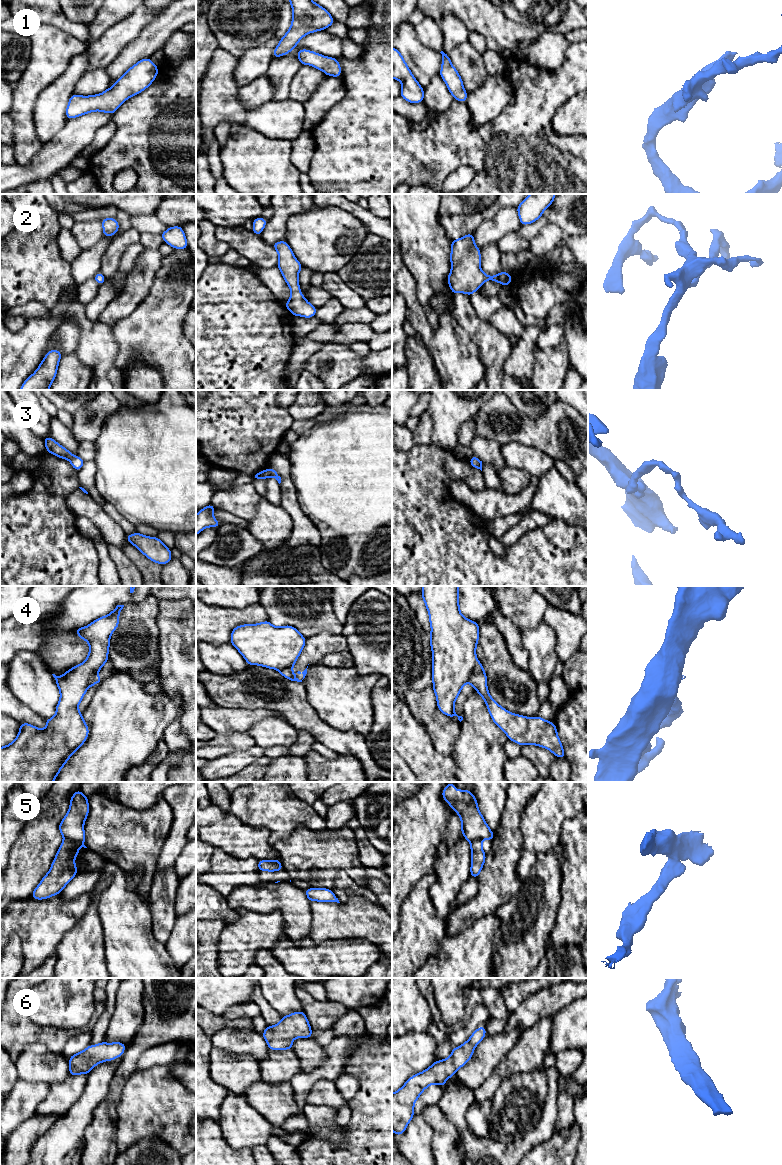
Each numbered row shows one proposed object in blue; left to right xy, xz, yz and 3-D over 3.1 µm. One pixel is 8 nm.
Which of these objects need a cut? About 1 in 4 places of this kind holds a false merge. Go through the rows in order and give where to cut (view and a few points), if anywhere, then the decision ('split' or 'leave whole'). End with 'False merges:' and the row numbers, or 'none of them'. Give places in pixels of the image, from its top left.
1: cut none; leave whole
2: cut none; leave whole
3: cut none; leave whole
4: cut yz (478, 661), (468, 681); split
5: cut xy (64, 838), (83, 843); split
6: cut none; leave whole
False merges: 4, 5

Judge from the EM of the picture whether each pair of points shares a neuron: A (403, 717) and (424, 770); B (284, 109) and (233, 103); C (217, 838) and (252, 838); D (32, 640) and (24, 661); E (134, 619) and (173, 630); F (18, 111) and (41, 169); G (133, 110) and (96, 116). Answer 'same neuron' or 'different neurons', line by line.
A: same neuron
B: same neuron
C: same neuron
D: different neurons
E: different neurons
F: different neurons
G: different neurons

